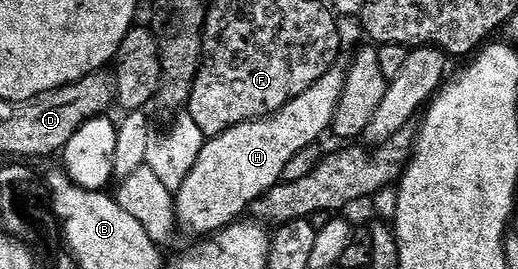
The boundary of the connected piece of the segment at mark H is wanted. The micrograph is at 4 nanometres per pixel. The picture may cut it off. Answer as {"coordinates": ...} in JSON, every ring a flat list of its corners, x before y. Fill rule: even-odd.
{"coordinates":[[338,61,331,69,327,69,327,73,323,73,323,77,319,77,319,81,315,81,315,85,311,85,311,89,299,93,295,101,287,101,283,109,262,119,252,119,235,125,221,135,206,138,198,160,195,161,195,165,192,165,186,179,175,192,173,210,176,226,194,231,197,237,208,237,238,222,244,216,241,214,244,211,246,214,252,208,254,201,267,194,276,183,281,182,281,174,287,161,291,161,291,157,295,157,299,149,307,149,307,145,318,142,322,138,320,135,324,131,326,134,332,128,335,109,339,103,339,97,343,95,343,85,346,81,346,64]]}

